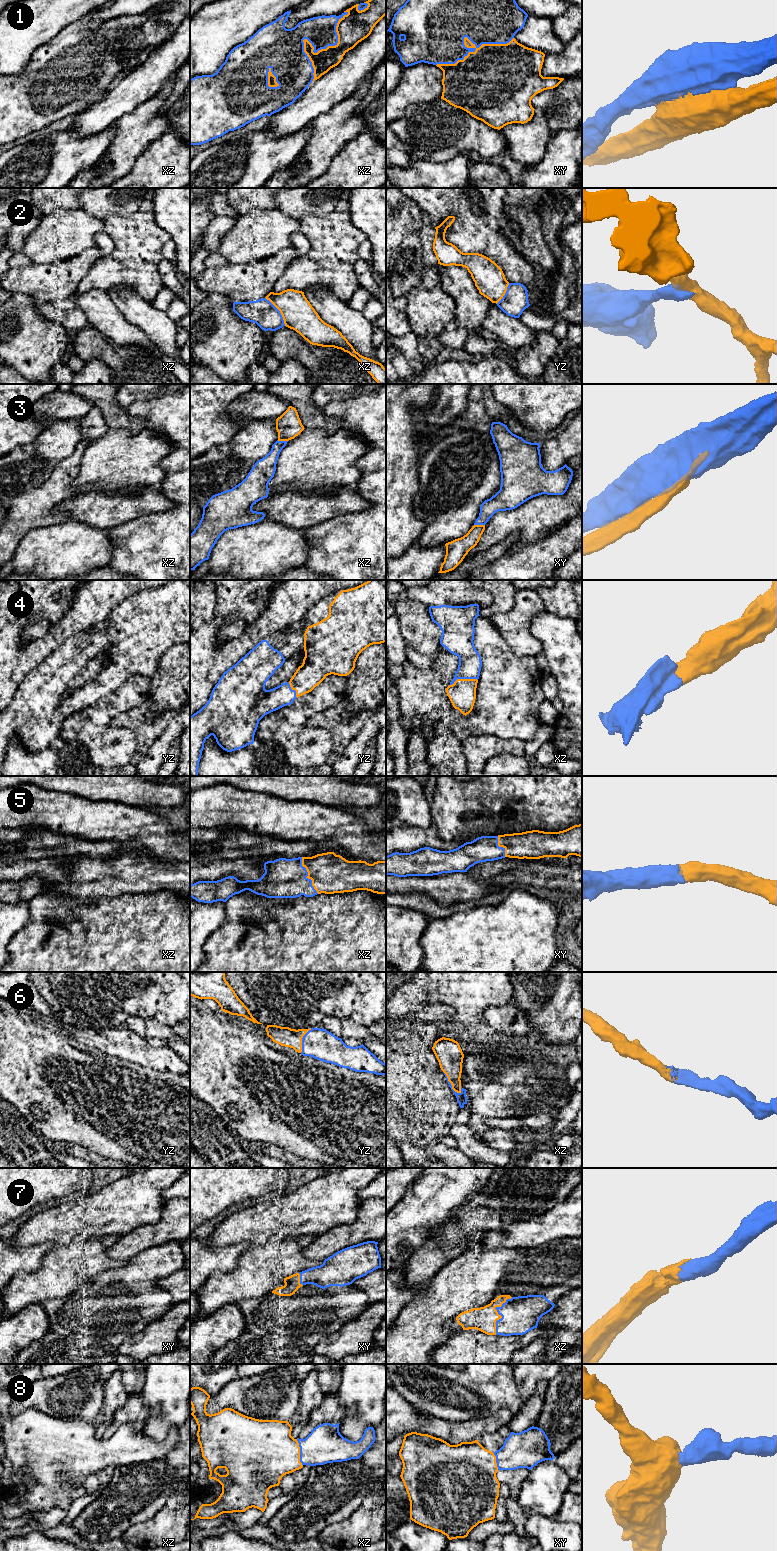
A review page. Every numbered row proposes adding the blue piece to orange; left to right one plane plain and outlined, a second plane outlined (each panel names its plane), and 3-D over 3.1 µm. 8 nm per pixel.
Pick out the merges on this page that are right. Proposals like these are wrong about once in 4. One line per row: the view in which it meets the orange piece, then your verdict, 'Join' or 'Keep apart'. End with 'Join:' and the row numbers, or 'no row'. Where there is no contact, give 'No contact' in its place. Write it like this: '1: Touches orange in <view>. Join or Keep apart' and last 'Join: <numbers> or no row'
1: Touches orange in xz. Keep apart
2: Touches orange in xz. Keep apart
3: Touches orange in xy. Keep apart
4: Touches orange in xz. Join
5: Touches orange in xz. Join
6: Touches orange in xz. Join
7: Touches orange in xz. Join
8: Touches orange in xz. Join
Join: 4, 5, 6, 7, 8

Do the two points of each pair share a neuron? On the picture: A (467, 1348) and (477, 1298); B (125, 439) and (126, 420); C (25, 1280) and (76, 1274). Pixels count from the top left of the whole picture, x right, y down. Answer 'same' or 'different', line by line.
A: different
B: different
C: same

